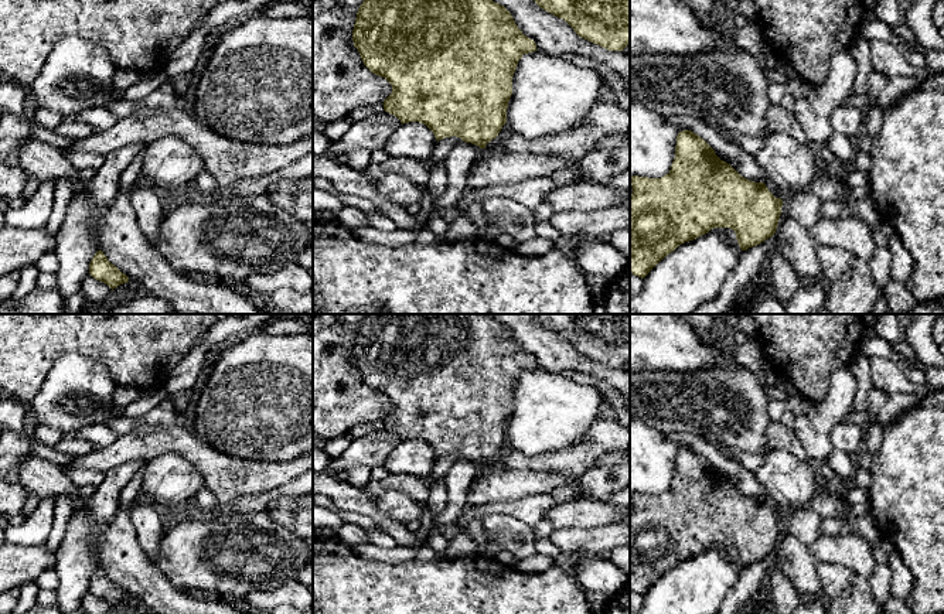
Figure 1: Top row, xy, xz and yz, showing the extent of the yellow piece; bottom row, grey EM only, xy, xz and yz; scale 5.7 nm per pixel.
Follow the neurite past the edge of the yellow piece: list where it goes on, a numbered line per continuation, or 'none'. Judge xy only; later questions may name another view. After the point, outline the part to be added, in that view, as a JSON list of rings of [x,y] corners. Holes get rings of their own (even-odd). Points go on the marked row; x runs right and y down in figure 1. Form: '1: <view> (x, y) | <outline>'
none

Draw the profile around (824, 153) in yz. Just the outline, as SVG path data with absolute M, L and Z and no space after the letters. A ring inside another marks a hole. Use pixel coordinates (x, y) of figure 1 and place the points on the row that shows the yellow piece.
M824 144L819 149L817 149L817 156L818 156L818 160L819 160L821 171L828 171L829 164L835 158L831 149L827 144Z

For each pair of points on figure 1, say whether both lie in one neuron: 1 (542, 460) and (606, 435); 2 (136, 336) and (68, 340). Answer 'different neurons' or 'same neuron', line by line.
1: same neuron
2: same neuron

